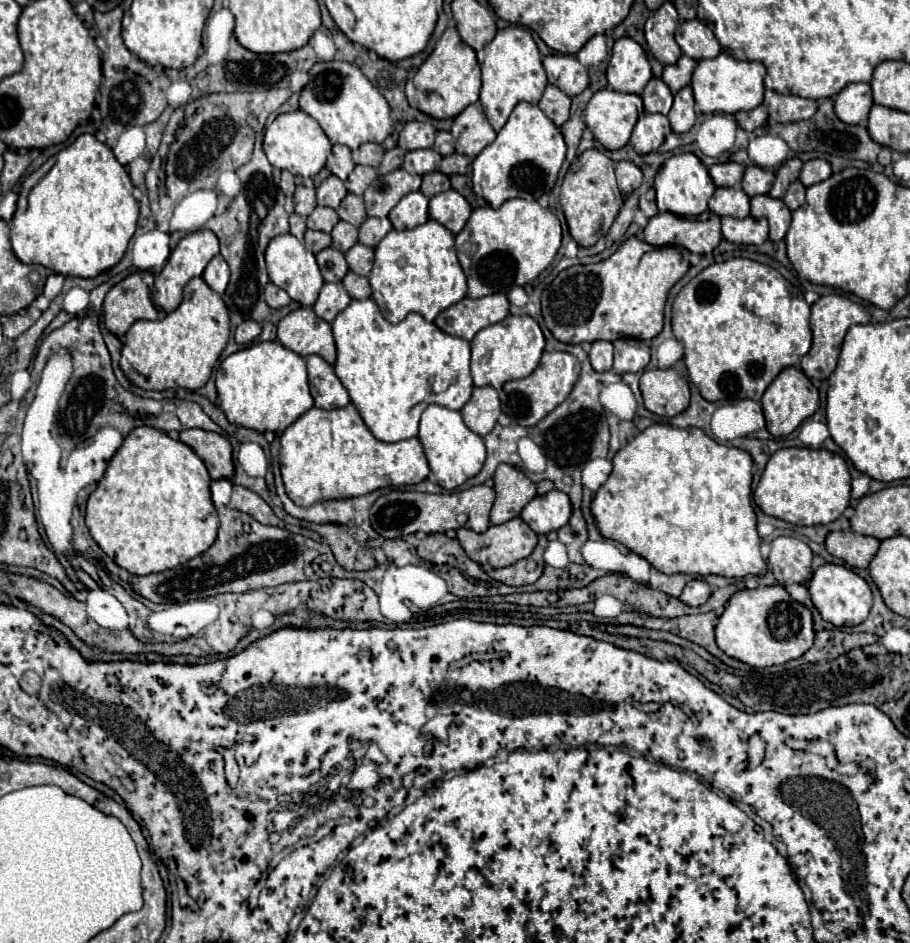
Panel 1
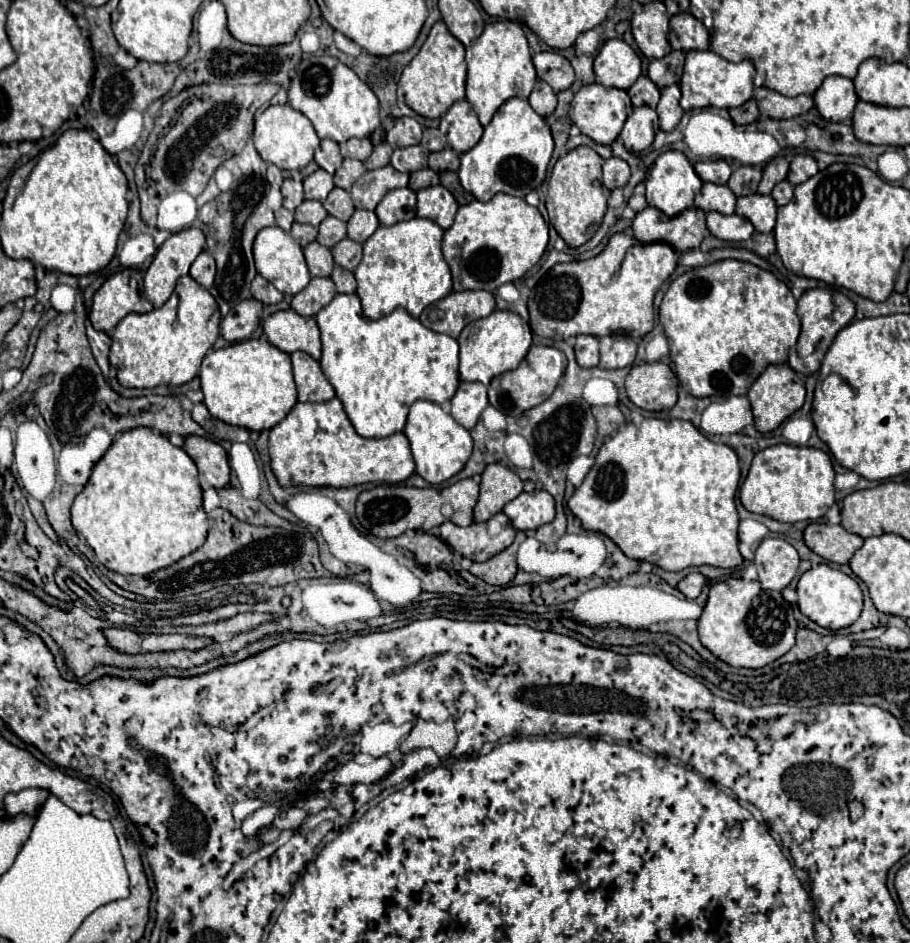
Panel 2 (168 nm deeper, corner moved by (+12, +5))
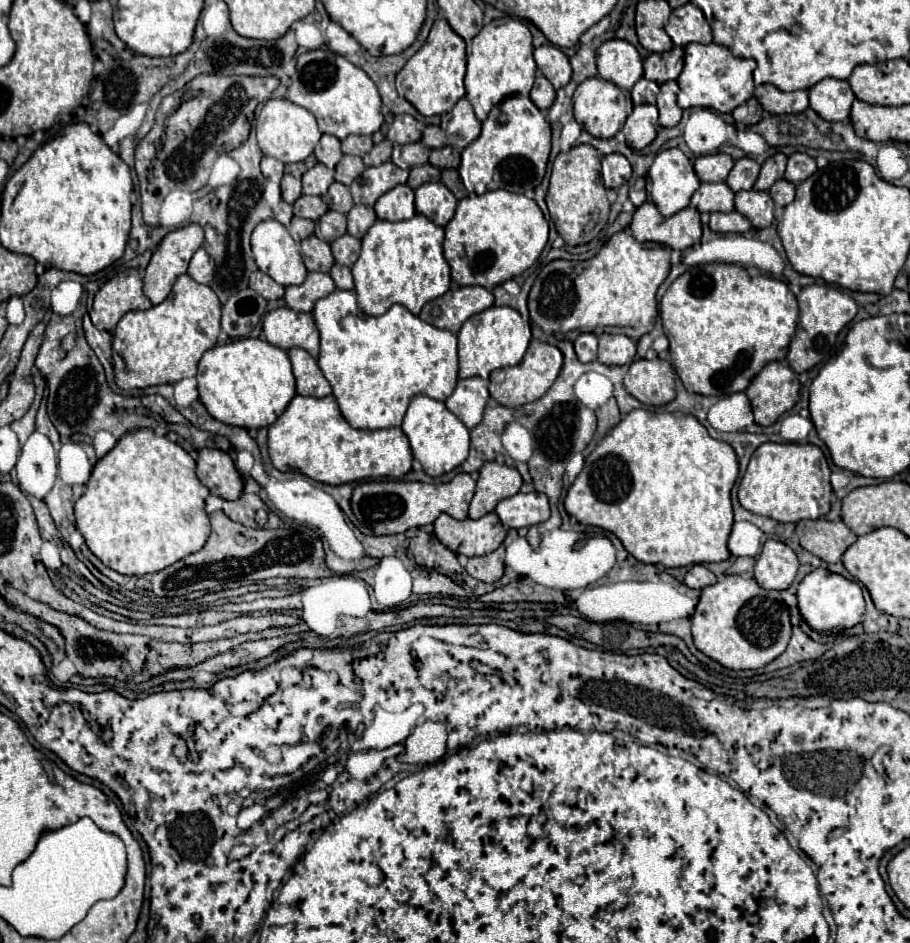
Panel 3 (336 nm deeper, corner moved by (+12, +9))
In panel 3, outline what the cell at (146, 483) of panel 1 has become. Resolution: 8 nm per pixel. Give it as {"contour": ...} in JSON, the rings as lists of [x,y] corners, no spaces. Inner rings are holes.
{"contour":[[[134,430],[102,456],[86,484],[84,494],[74,506],[76,528],[82,532],[88,548],[112,570],[130,576],[158,572],[170,564],[198,552],[210,536],[210,520],[204,510],[208,488],[196,478],[194,458],[176,442],[158,436],[154,430]]]}

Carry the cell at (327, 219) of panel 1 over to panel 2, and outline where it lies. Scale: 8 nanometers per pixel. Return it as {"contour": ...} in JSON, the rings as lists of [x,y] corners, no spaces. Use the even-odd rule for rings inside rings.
{"contour":[[[304,200],[294,212],[294,218],[298,222],[312,224],[312,226],[318,226],[326,216],[328,216],[328,212],[322,206],[322,202],[318,202],[318,200]]]}

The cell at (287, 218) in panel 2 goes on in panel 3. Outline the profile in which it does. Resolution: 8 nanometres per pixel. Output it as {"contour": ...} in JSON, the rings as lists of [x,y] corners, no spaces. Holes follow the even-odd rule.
{"contour":[[[280,202],[280,204],[274,208],[274,218],[276,218],[280,224],[288,226],[290,220],[292,220],[292,206],[286,204],[286,202]]]}

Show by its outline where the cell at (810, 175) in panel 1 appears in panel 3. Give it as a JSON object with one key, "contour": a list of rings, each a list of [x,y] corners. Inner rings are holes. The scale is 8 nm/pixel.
{"contour":[[[796,152],[788,158],[788,166],[786,166],[786,174],[784,178],[798,184],[802,180],[806,180],[810,174],[816,172],[816,160],[804,152]]]}

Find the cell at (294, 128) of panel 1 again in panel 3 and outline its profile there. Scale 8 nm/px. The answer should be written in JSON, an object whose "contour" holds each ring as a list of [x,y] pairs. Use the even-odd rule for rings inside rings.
{"contour":[[[268,100],[256,116],[256,136],[264,156],[272,156],[284,164],[290,164],[306,160],[314,152],[322,132],[318,130],[314,114],[302,110],[302,106],[294,106],[290,100]]]}

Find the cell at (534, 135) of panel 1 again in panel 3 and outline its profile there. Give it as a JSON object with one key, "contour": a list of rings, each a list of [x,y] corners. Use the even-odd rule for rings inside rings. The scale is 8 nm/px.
{"contour":[[[520,94],[508,96],[494,106],[482,122],[482,134],[462,150],[458,172],[469,193],[484,194],[488,190],[504,188],[508,192],[524,194],[542,182],[551,145],[551,126],[534,102]]]}

